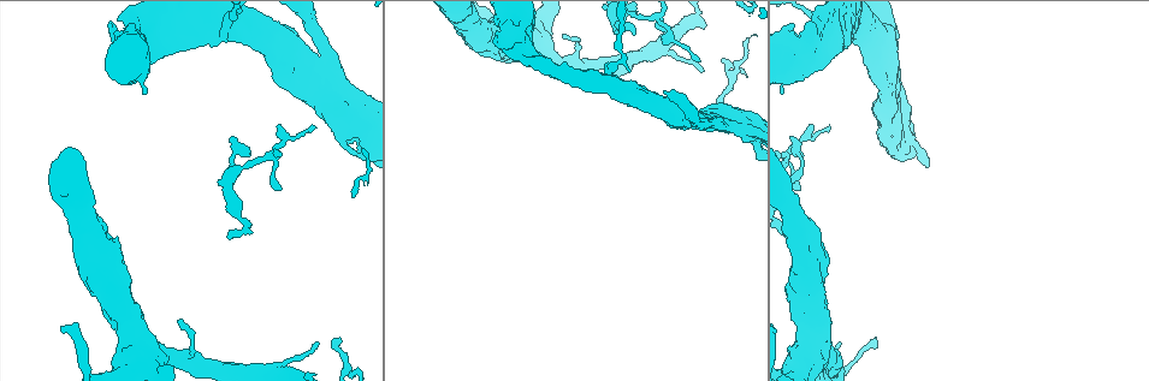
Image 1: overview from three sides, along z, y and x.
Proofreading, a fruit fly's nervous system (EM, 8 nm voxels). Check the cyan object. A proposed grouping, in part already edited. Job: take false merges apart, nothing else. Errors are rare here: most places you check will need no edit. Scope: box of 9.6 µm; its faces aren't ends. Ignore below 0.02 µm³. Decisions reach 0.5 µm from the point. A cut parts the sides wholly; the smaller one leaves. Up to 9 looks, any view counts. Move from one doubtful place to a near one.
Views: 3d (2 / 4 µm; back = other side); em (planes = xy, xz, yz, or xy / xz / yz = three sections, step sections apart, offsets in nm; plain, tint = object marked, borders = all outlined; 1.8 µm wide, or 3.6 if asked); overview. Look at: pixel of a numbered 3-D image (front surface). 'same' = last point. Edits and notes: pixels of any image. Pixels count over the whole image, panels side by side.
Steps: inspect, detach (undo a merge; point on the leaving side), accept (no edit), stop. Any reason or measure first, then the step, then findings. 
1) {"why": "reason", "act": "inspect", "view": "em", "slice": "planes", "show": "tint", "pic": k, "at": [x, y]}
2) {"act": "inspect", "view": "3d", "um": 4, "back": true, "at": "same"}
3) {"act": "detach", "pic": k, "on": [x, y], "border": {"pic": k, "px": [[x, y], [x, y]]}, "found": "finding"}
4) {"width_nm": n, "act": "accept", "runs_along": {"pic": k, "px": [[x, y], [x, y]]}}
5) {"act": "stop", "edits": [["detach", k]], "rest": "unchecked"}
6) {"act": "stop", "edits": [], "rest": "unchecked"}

{"act": "inspect", "view": "em", "slice": "xz", "step": 16, "show": "tint", "pic": 1, "at": [310, 75]}

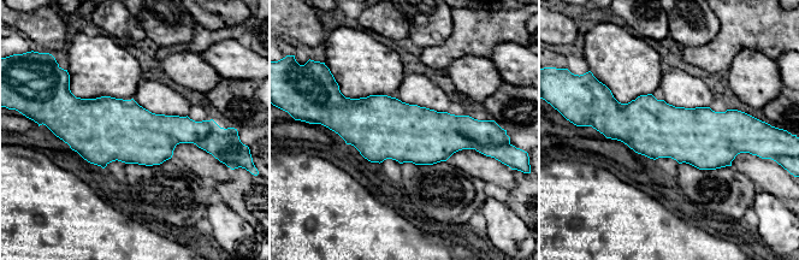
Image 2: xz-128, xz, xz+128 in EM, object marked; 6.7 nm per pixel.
{"act": "inspect", "view": "em", "slice": "planes", "show": "tint", "at": "same"}

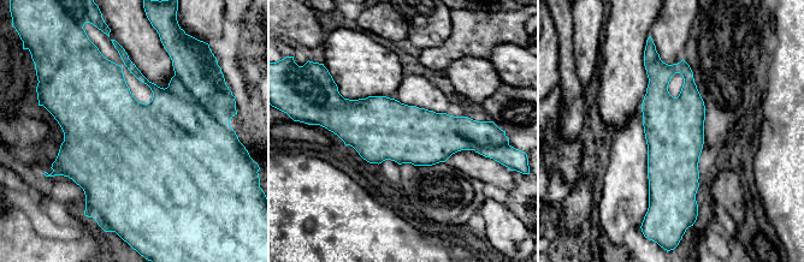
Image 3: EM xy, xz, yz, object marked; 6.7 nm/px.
{"act": "detach", "pic": 3, "on": [194, 64], "border": {"pic": 3, "px": [[175, 73], [187, 90], [216, 118]]}, "found": "two neurons meet here"}

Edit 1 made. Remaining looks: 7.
{"why": "sharp bend", "act": "inspect", "view": "3d", "um": 4, "pic": 1, "at": [654, 19]}

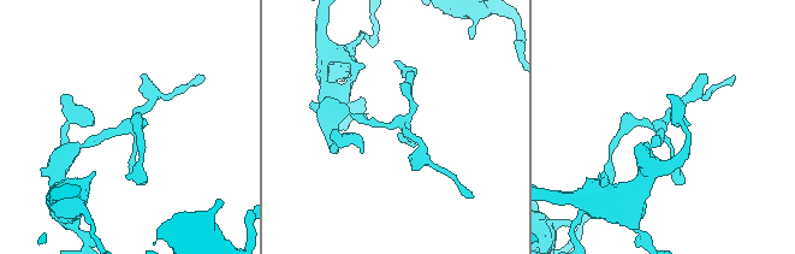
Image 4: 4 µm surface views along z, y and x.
{"act": "inspect", "view": "em", "um": 3.6, "slice": "yz", "step": 4, "show": "tint", "pic": 4, "at": [395, 125]}

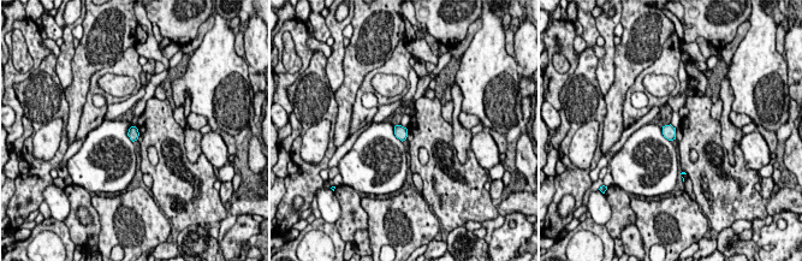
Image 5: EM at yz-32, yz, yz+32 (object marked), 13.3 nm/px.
{"act": "accept", "found": "continuous, no second neuron"}

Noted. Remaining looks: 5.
{"act": "inspect", "view": "em", "slice": "planes", "show": "plain", "pic": 1, "at": [119, 304]}

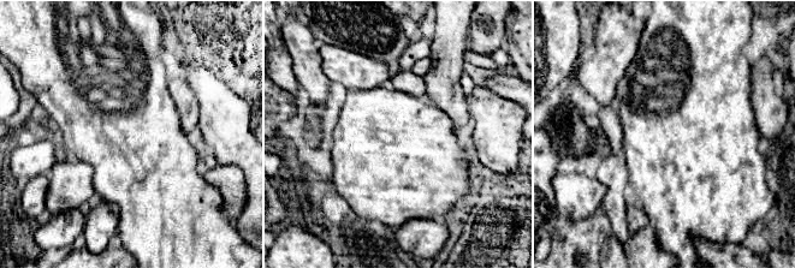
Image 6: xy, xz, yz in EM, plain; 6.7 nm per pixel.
{"act": "inspect", "view": "em", "slice": "planes", "show": "tint", "at": "same"}

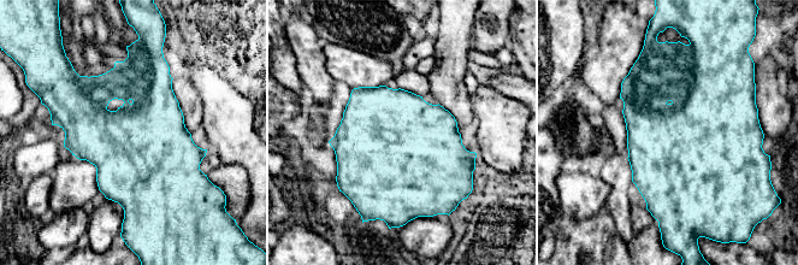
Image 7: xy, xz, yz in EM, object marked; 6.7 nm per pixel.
{"act": "accept", "found": "one neuron here"}

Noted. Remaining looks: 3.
{"act": "inspect", "view": "em", "slice": "planes", "show": "tint", "pic": 1, "at": [831, 23]}

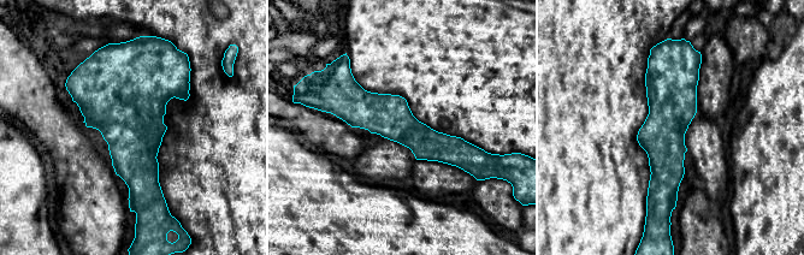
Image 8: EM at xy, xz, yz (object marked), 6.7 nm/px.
{"act": "accept", "runs_along": {"pic": 8, "px": [[666, 58], [666, 194], [673, 202]]}, "found": "one neuron here"}

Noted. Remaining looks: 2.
{"act": "stop", "edits": [["detach", 3]], "rest": "unchecked"}

